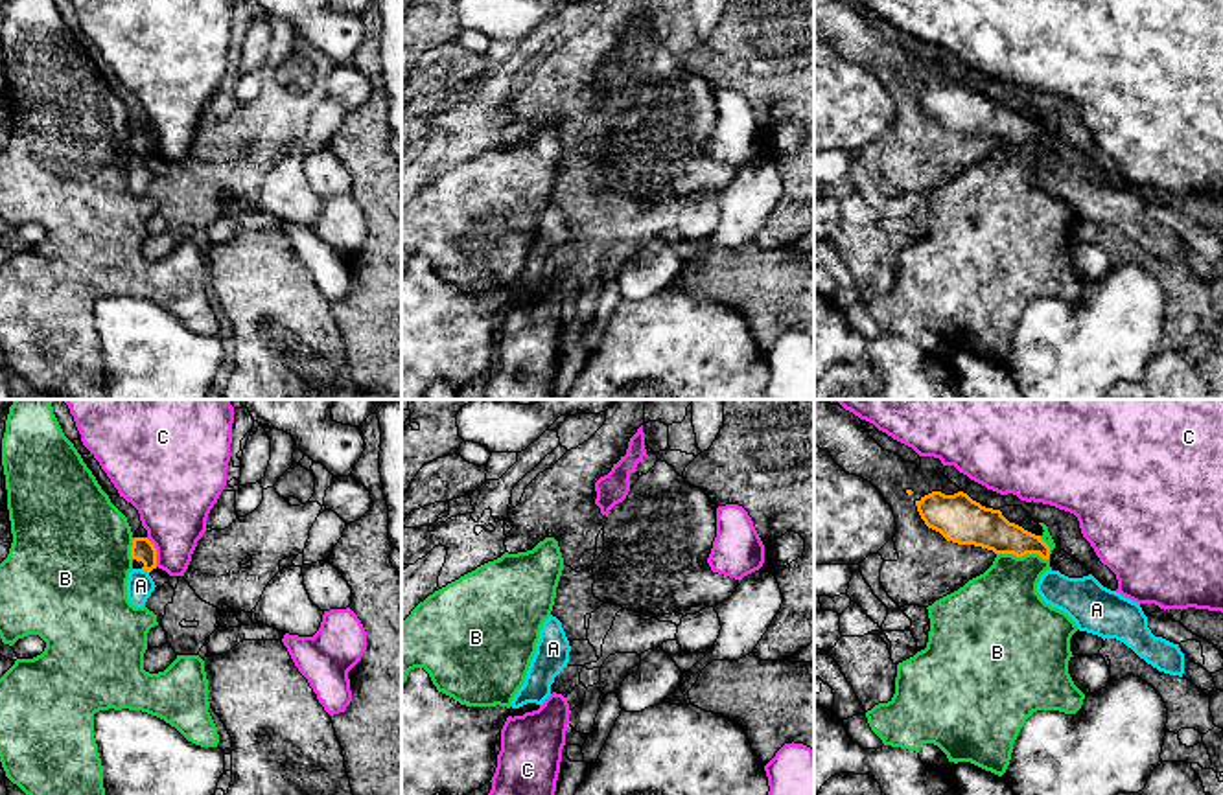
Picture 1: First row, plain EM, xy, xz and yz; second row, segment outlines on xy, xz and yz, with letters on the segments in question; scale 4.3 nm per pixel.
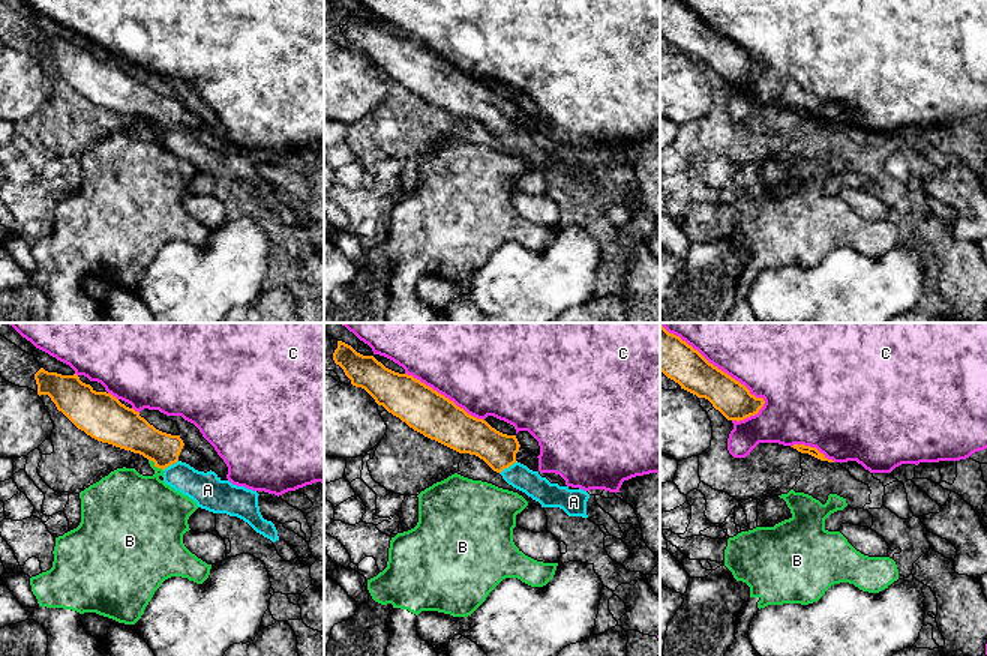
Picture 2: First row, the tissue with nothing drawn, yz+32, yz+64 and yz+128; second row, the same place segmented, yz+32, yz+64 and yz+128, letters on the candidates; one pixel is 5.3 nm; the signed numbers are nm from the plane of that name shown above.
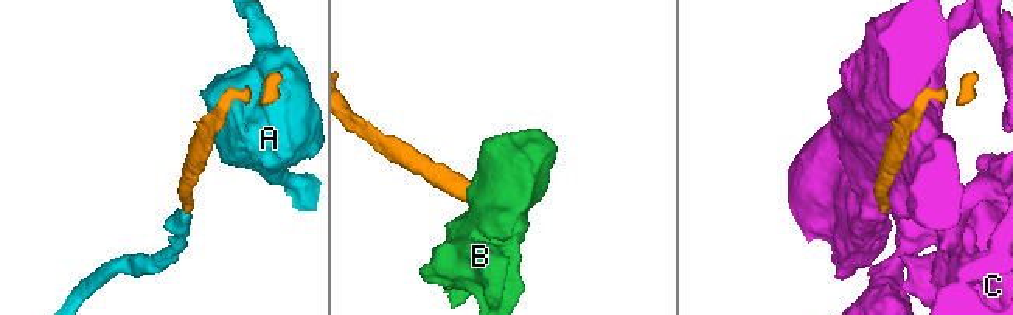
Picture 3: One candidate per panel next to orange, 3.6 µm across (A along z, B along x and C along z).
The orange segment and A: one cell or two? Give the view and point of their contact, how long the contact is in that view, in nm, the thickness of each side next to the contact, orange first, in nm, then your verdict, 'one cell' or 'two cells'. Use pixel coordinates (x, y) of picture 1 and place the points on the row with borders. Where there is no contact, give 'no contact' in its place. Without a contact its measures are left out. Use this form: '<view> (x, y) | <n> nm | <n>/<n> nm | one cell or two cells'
xy (144, 569) | 40 nm | 100/120 nm | one cell

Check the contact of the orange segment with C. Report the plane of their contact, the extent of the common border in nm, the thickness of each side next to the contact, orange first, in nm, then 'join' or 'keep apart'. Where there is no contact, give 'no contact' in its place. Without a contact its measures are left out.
xy | 140 nm | 100/320 nm | keep apart

